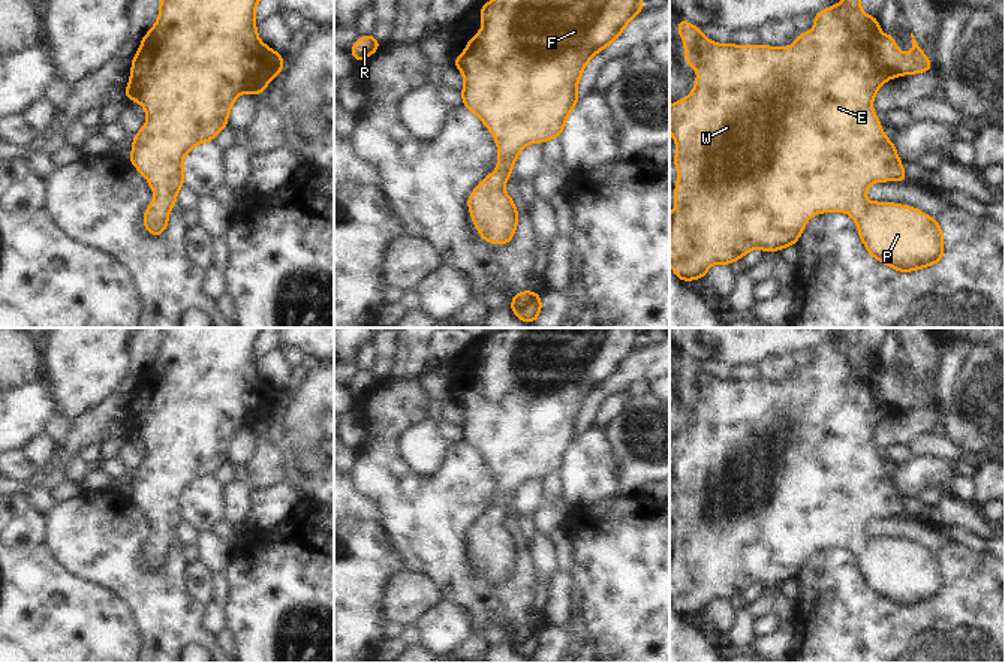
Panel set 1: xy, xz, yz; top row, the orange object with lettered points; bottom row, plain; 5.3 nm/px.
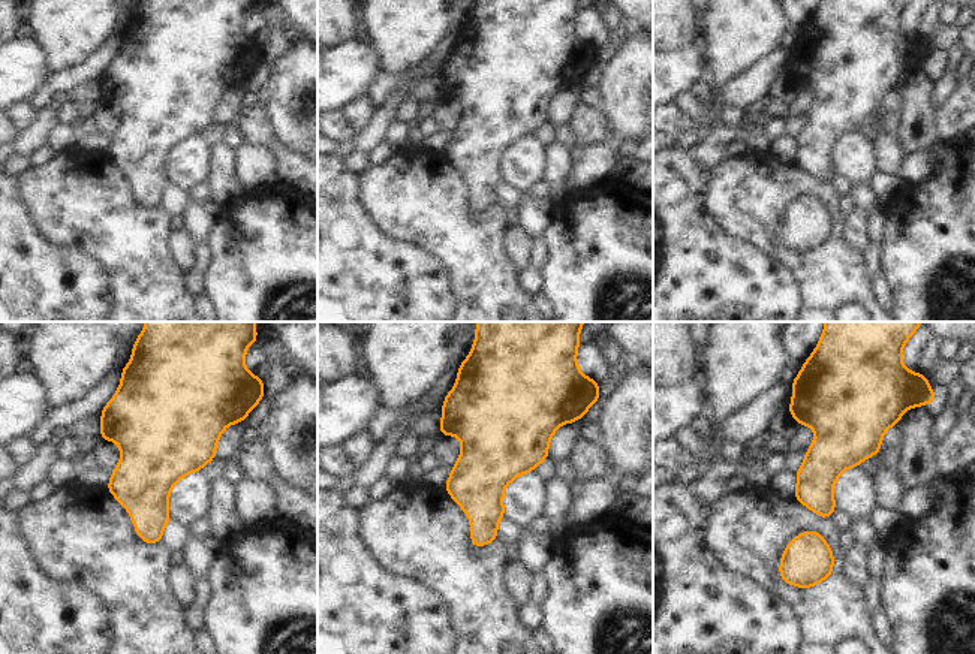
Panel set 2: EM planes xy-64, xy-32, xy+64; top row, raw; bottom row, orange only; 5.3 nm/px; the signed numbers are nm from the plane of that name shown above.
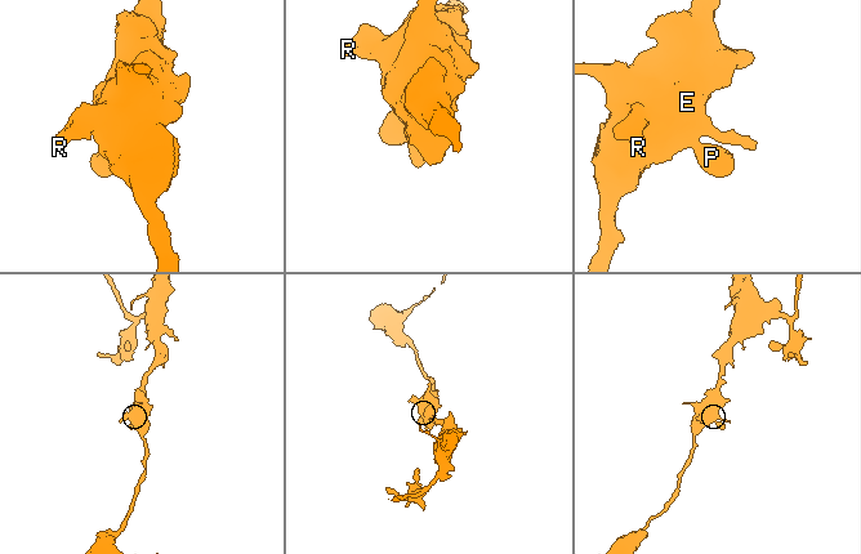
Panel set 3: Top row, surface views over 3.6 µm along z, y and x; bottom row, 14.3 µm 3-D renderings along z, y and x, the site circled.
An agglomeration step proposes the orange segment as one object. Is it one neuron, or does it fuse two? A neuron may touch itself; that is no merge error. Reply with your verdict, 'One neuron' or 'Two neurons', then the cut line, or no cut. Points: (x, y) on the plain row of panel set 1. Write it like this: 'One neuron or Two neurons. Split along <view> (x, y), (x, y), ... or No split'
One neuron. No split

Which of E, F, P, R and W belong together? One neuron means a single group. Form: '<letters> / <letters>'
E F P R W

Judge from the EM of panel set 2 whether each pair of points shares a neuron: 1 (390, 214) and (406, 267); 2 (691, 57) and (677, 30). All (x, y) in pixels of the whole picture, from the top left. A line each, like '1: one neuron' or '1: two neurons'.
1: two neurons
2: two neurons

